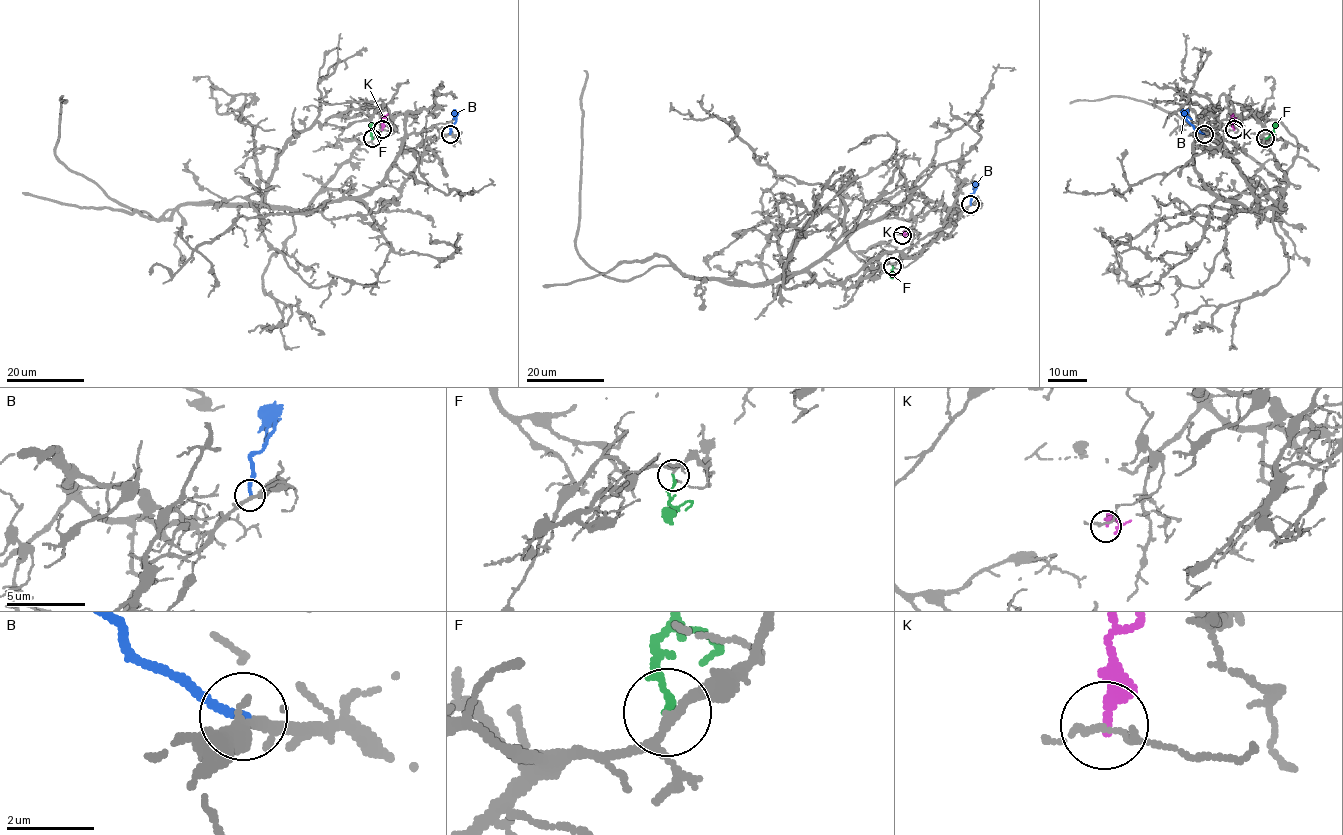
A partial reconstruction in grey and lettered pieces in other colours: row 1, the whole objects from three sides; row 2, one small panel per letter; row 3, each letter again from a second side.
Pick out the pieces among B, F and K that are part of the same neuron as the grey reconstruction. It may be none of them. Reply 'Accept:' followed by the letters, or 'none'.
Accept: F

